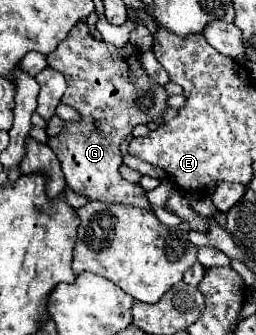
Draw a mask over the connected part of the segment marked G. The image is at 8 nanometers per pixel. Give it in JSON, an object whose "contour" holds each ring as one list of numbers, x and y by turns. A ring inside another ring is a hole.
{"contour":[[78,23,78,27,70,31,58,49,46,57,46,61,48,67,66,77,68,87,62,103,74,107,82,119,80,123,66,123,62,135,50,137,48,145,56,153,66,175,66,183,72,191,88,197,88,201,122,203,152,211,148,199,144,197,144,189,136,183,126,183,118,173,118,167,122,165,118,147,124,137,130,135,134,125,154,121,166,109,168,99,162,85,144,73,138,55,138,49,130,47,130,43,126,47,98,43,92,39,88,25],[144,93,152,95,152,105,148,109,138,109,136,101]]}

